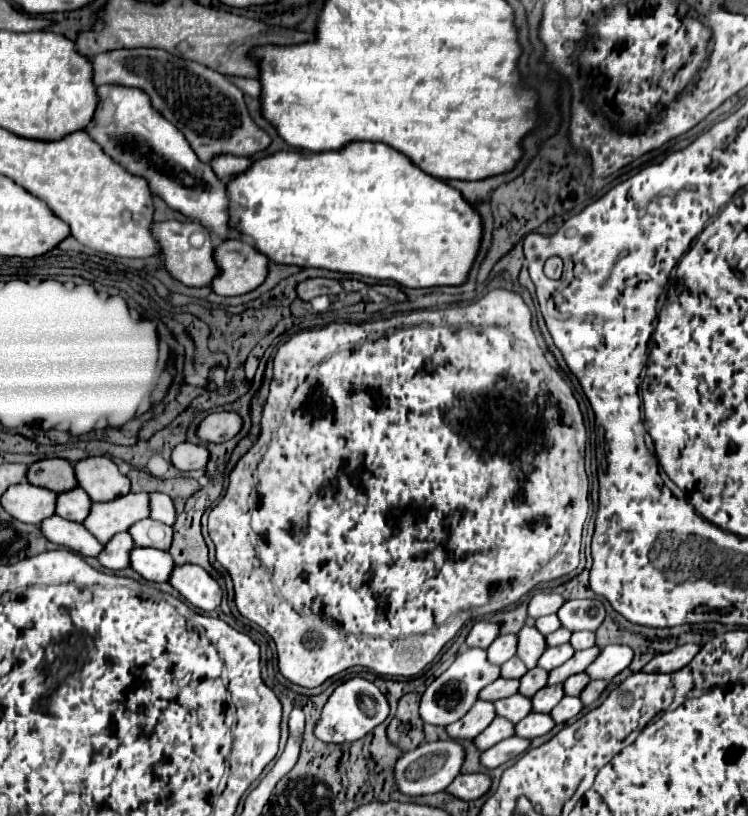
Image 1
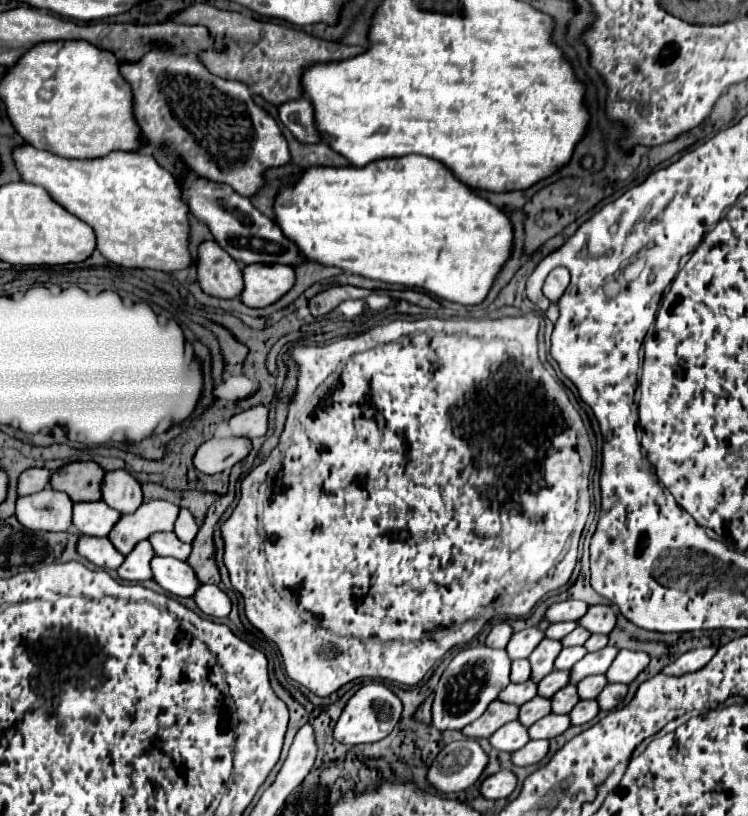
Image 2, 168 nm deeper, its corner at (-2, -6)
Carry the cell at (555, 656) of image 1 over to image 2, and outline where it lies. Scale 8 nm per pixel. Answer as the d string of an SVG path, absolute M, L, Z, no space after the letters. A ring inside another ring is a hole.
M584 647L562 649L560 655L558 655L558 659L554 661L554 669L556 671L570 671L574 667L574 663L578 663L584 655L586 655L586 649Z

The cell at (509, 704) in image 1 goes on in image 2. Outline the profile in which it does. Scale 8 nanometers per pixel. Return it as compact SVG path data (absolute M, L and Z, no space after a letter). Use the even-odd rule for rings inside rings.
M534 697L530 699L528 703L524 703L520 707L520 713L518 713L518 721L524 725L524 727L530 727L532 723L536 723L538 719L546 717L550 713L550 701L544 699L544 697Z

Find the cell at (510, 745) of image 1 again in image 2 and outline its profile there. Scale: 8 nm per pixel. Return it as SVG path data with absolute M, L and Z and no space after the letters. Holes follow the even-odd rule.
M528 741L522 749L510 753L510 761L512 765L524 767L524 765L532 765L538 763L548 751L548 741Z

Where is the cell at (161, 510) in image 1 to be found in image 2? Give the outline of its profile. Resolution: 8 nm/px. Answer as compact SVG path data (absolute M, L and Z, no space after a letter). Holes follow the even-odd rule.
M182 509L182 511L178 513L178 517L176 517L176 523L174 523L174 533L176 533L176 537L178 537L180 541L184 541L184 543L192 543L196 531L198 531L198 525L194 523L194 517L190 515L188 509Z

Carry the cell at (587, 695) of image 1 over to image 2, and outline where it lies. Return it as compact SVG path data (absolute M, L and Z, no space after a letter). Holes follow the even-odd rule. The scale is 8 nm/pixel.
M606 685L606 687L600 691L600 695L596 697L598 707L600 707L602 711L614 709L614 707L618 705L618 701L626 695L626 691L628 691L628 685Z

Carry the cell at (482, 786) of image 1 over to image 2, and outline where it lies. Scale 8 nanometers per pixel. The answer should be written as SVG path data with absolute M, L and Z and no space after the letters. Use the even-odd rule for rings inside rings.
M502 769L490 777L486 777L480 785L480 795L484 799L504 799L516 787L516 775L508 769Z

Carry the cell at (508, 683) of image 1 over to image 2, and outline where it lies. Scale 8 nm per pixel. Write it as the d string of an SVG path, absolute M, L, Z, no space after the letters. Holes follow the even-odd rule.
M526 681L526 683L520 683L520 685L514 685L510 683L506 689L500 691L498 699L504 701L504 703L512 703L512 705L522 705L526 701L530 701L532 697L536 697L536 685L532 681Z

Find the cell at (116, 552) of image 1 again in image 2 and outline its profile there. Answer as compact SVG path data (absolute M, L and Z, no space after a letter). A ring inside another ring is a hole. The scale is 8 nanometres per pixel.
M148 541L136 543L136 547L124 557L124 563L116 569L120 579L124 581L146 581L152 579L150 571L150 559L154 557L154 551Z

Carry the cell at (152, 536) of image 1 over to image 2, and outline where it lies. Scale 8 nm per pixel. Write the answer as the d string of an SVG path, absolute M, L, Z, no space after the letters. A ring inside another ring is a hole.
M158 531L148 537L156 555L170 555L180 561L186 561L190 555L190 545L182 543L172 531Z

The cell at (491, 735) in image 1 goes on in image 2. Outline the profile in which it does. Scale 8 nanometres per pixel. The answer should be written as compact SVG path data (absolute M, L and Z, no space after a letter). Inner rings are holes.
M510 721L506 725L502 725L492 737L490 737L490 745L498 751L516 751L520 747L524 747L530 741L528 737L528 729L522 727L518 721Z

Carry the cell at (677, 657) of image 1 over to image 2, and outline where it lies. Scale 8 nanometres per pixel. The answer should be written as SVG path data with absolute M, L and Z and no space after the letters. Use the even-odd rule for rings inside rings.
M706 647L706 649L696 649L696 651L688 651L684 653L682 657L678 657L674 663L666 665L662 669L664 675L686 675L686 673L692 673L692 671L698 671L702 669L712 657L714 657L716 649L714 647Z

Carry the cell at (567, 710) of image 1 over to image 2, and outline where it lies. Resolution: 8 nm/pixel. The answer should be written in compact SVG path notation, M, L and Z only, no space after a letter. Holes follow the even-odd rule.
M578 701L576 707L568 713L570 715L570 725L582 725L592 721L598 715L598 703L596 701Z

